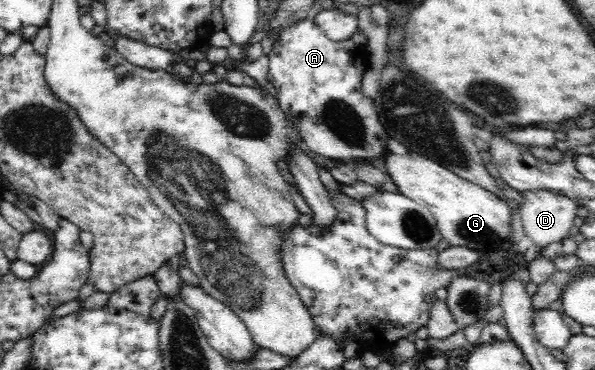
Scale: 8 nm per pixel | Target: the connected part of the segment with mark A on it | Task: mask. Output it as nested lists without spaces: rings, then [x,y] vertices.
[[[307,17],[278,35],[268,59],[266,77],[277,87],[279,108],[287,116],[287,122],[299,132],[305,149],[336,161],[381,161],[381,155],[388,152],[388,135],[377,119],[373,101],[367,99],[361,89],[363,73],[369,69],[365,45],[355,44],[350,38],[335,43]]]

